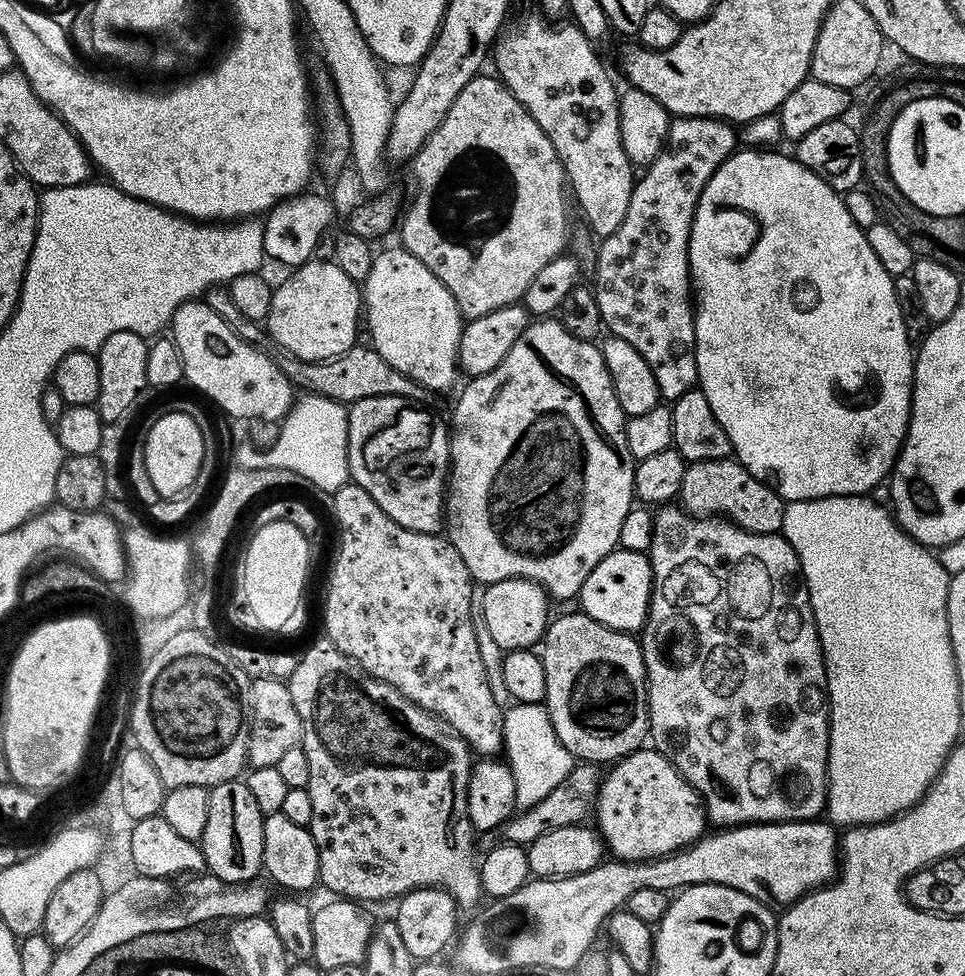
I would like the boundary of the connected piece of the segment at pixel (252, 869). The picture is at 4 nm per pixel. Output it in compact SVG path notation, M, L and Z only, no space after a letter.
M243 779L227 780L221 784L215 784L210 789L210 814L206 821L204 837L199 840L200 849L204 852L204 863L207 871L219 878L224 884L246 884L261 875L264 867L262 858L262 830L264 829L264 817L266 813L258 806L251 787L243 784Z

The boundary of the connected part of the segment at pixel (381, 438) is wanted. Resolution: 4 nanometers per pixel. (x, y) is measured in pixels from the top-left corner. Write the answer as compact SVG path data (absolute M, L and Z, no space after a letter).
M371 396L348 409L348 475L351 483L365 488L374 502L394 522L415 532L435 533L442 524L446 477L450 472L450 428L432 412L411 408L404 396Z

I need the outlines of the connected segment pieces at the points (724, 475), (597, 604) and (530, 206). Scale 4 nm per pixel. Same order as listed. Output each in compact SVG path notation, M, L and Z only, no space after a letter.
M735 458L691 461L684 469L678 500L689 513L700 518L723 518L737 528L758 534L784 531L782 518L786 501L769 484L754 478L754 474Z
M611 552L580 587L579 607L584 615L602 622L619 632L636 634L643 629L648 618L648 605L652 603L652 562L643 552Z
M481 74L472 78L460 91L458 98L454 98L446 118L442 118L442 122L434 130L434 134L430 134L428 141L412 157L410 167L412 167L412 180L416 183L416 193L413 194L409 204L407 201L402 212L402 219L398 224L399 243L410 254L414 254L414 258L418 258L418 262L426 265L442 282L442 286L446 286L446 290L450 290L450 294L454 294L460 307L461 317L468 320L477 320L480 316L490 314L499 308L505 308L507 304L517 303L530 286L530 282L534 282L534 274L538 274L538 270L542 270L542 266L546 266L546 262L550 262L565 251L566 241L570 236L570 223L568 224L568 216L564 210L564 192L566 196L564 163L558 158L558 154L554 150L550 138L542 130L542 126L538 126L538 122L534 122L534 118L530 118L530 114L524 109L522 102L518 102L518 98L514 98L514 94L504 85L504 81L495 75L492 76Z

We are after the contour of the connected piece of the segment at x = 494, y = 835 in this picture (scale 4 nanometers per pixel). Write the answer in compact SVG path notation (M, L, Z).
M587 762L577 763L571 770L571 774L560 782L544 800L528 810L515 813L512 818L500 823L493 830L481 833L478 840L479 849L485 852L503 843L527 846L532 844L534 838L540 837L551 829L560 829L562 826L581 823L586 819L584 817L587 814L589 817L591 808L595 803L599 781L600 770L597 765Z

